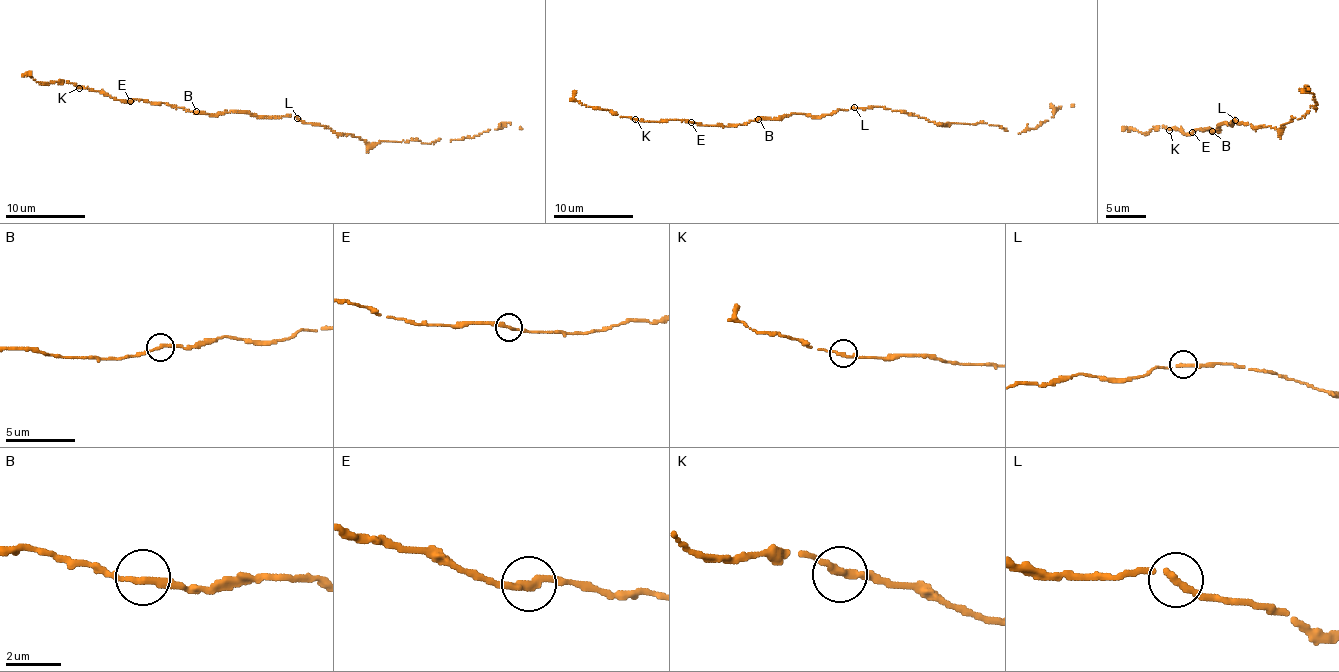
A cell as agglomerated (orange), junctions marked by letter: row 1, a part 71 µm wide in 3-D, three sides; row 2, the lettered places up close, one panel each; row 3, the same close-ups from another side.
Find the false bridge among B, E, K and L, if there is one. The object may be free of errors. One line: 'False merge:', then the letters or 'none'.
False merge: none

